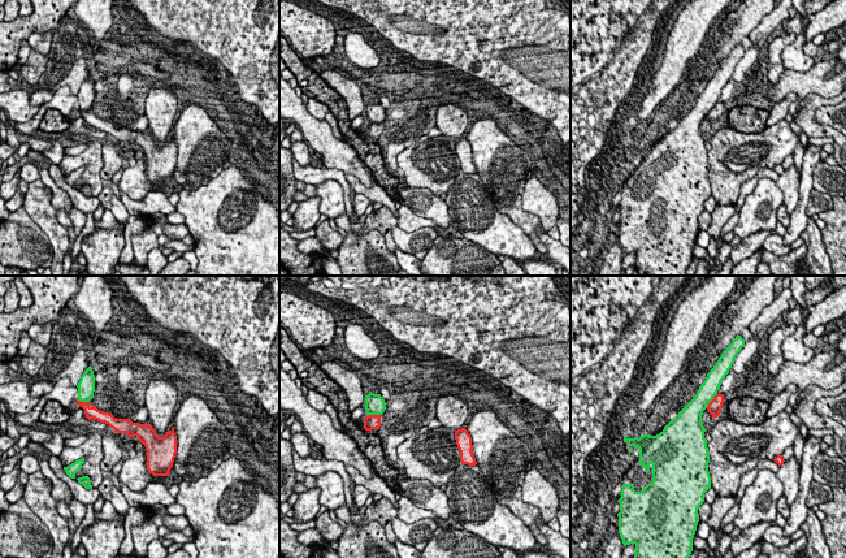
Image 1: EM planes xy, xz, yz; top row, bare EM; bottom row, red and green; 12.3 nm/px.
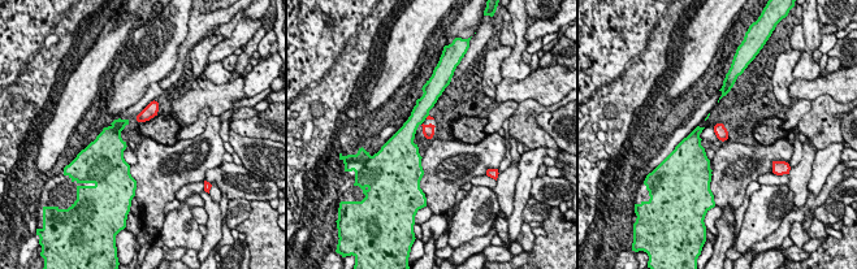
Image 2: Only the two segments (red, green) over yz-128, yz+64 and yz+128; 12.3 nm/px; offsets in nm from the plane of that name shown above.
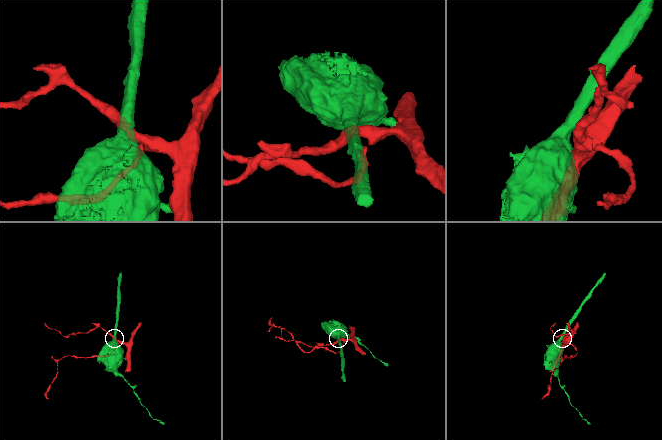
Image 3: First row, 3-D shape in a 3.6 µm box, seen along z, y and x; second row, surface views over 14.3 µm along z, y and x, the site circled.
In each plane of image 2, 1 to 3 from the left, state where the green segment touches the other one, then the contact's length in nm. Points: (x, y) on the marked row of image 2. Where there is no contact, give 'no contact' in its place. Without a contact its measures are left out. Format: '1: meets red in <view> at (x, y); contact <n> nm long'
1: no contact
2: no contact
3: no contact

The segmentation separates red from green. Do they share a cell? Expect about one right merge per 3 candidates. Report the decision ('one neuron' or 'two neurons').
two neurons

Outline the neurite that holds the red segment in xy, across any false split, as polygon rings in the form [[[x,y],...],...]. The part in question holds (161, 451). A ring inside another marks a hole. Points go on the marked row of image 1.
[[[77,398],[78,406],[84,410],[88,420],[95,419],[108,424],[116,433],[126,433],[129,437],[136,436],[146,446],[147,470],[153,476],[169,476],[177,454],[177,436],[174,427],[166,432],[164,437],[159,437],[152,425],[133,423],[130,419],[116,419],[112,414],[96,408],[90,402],[81,402]]]

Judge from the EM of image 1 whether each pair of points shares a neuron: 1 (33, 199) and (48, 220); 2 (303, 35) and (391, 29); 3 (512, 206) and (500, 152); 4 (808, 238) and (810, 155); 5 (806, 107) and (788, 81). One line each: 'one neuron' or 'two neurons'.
1: one neuron
2: two neurons
3: one neuron
4: two neurons
5: two neurons

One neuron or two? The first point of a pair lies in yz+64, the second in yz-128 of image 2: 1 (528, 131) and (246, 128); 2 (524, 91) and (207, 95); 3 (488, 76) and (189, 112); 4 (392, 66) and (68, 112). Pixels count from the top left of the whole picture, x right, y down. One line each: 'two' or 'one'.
1: two
2: one
3: two
4: one

